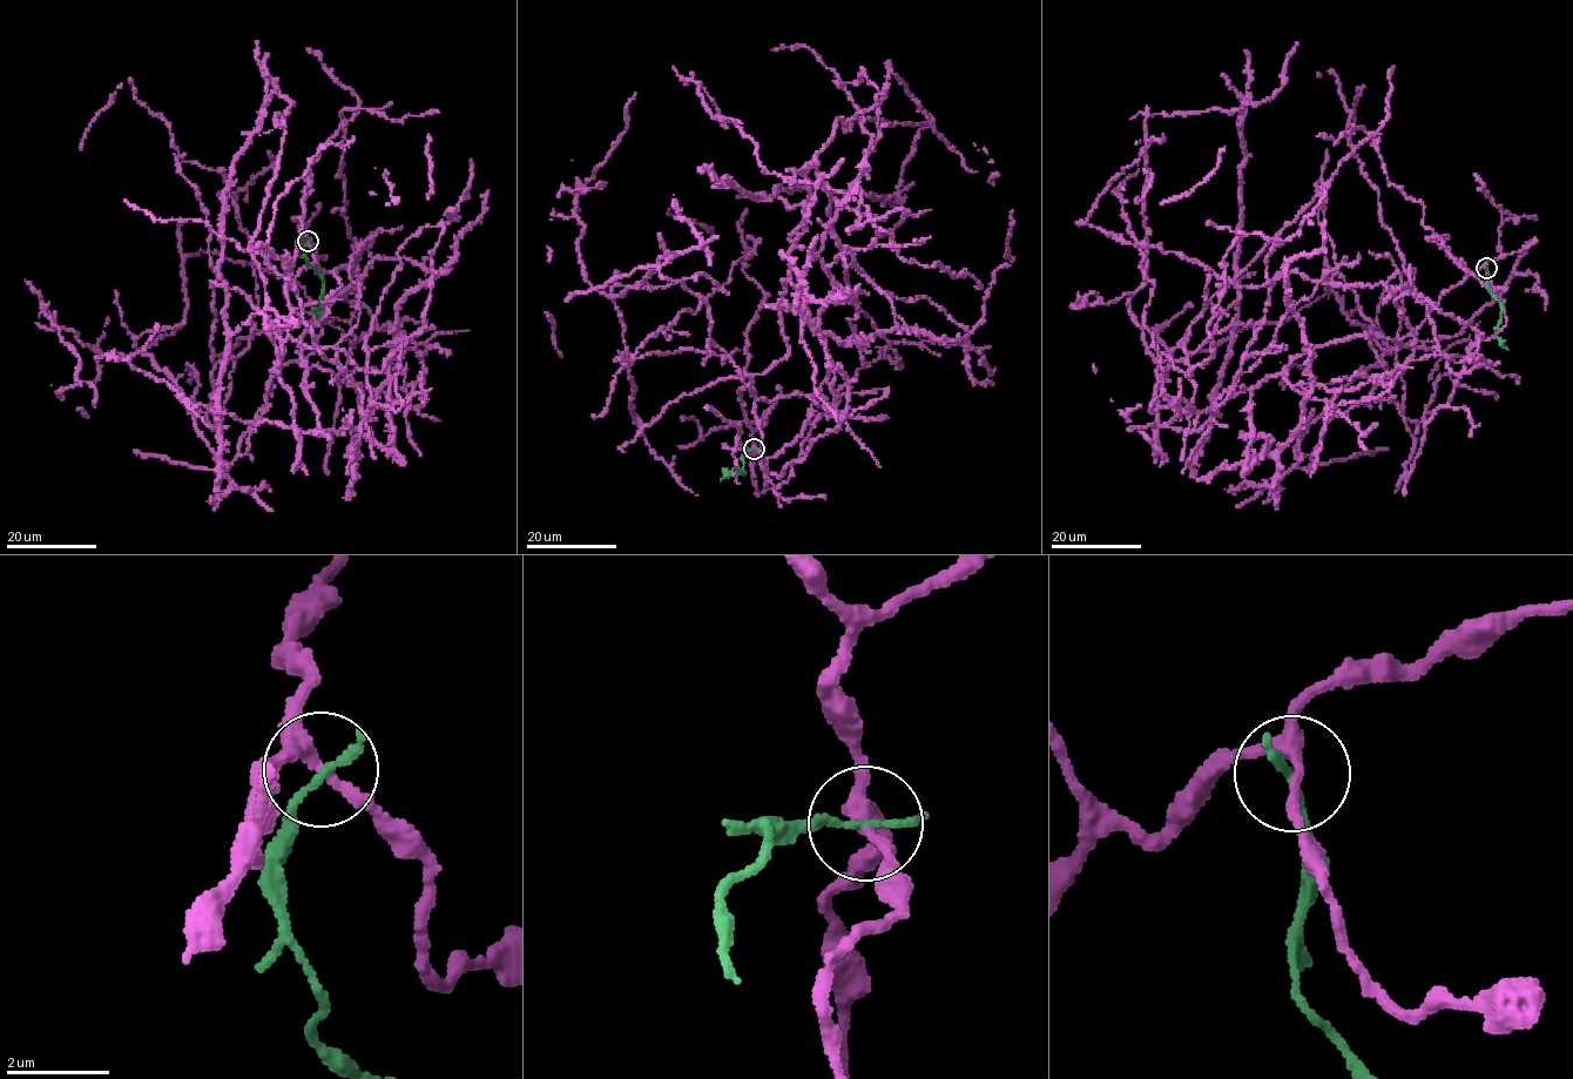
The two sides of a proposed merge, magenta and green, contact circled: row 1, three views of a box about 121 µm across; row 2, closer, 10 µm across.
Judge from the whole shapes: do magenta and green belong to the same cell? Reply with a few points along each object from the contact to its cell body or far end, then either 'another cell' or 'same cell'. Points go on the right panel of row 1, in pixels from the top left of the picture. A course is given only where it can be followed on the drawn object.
magenta via (1486, 268), (1282, 371), (1460, 362), (1290, 271), (1189, 377), (1239, 233), (1283, 240), (1213, 418), (1358, 254) | green via (1486, 268), (1486, 285), (1499, 303), (1501, 311), (1496, 336), (1507, 349) | another cell

